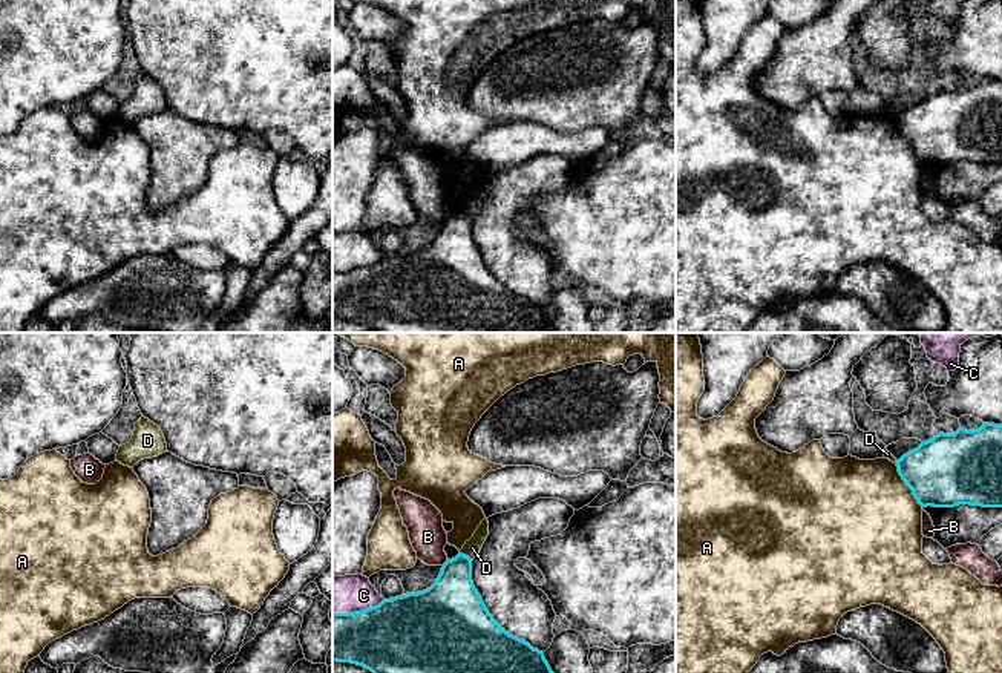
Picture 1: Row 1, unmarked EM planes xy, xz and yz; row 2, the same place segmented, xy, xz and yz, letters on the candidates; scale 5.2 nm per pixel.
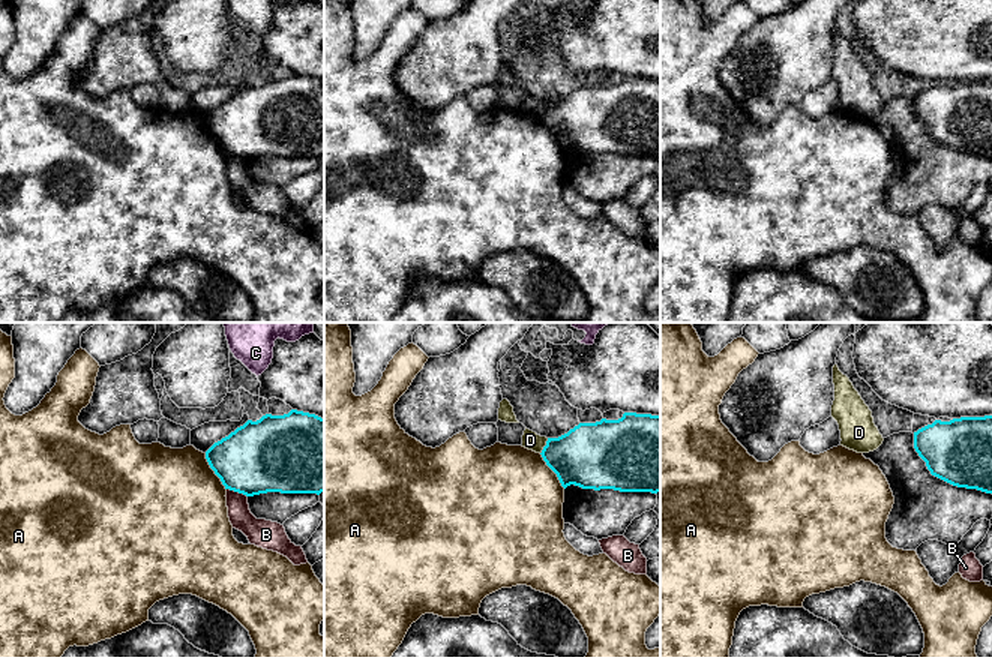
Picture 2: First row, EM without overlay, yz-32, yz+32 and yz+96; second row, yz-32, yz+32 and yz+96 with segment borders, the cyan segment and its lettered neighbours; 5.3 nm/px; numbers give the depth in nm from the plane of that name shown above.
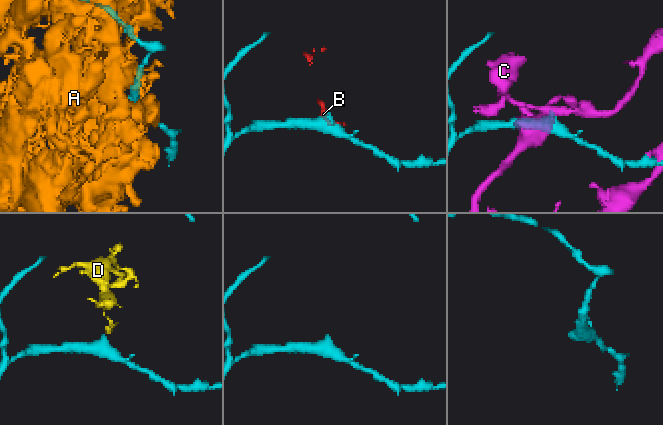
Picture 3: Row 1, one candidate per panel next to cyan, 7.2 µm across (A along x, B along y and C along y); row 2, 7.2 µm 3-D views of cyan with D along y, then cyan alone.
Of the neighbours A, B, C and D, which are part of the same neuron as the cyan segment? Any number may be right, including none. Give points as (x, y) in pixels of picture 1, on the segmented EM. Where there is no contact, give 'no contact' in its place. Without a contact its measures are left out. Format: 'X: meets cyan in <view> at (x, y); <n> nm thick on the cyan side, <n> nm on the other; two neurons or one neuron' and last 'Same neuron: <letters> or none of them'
A: meets cyan in yz at (907, 485); 380 nm thick on the cyan side, 500 nm on the other; two neurons
B: meets cyan in xz at (446, 561); 320 nm thick on the cyan side, 190 nm on the other; two neurons
C: meets cyan in xz at (357, 612); 400 nm thick on the cyan side, 200 nm on the other; two neurons
D: meets cyan in xz at (464, 555); 280 nm thick on the cyan side, 90 nm on the other; two neurons
Same neuron: none of them

